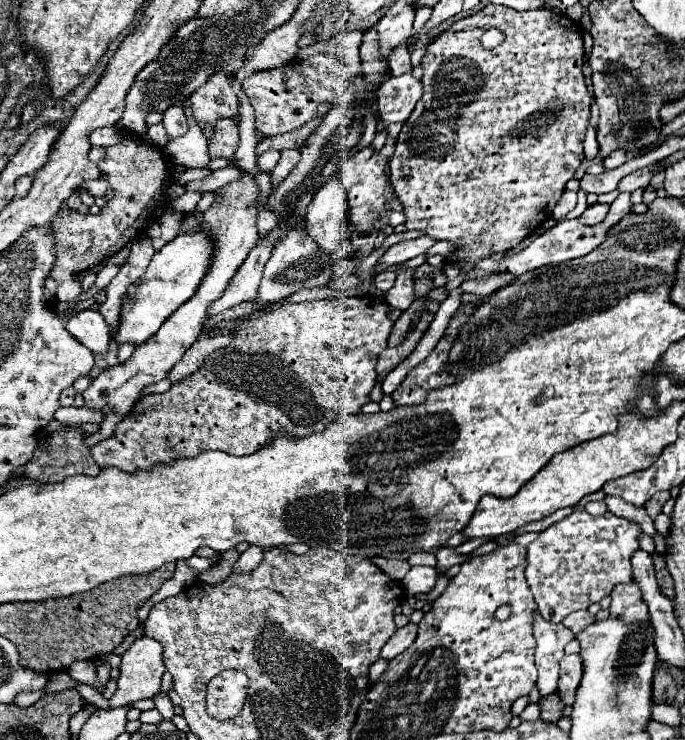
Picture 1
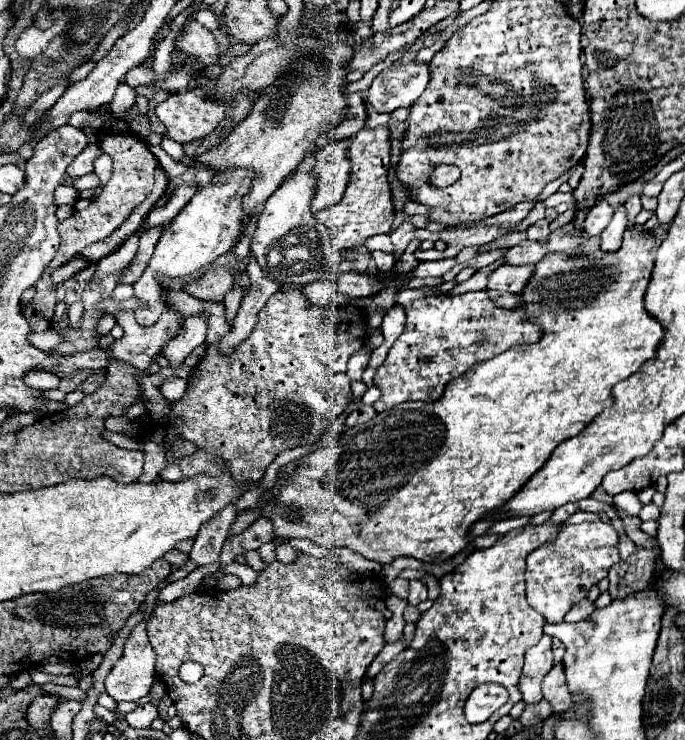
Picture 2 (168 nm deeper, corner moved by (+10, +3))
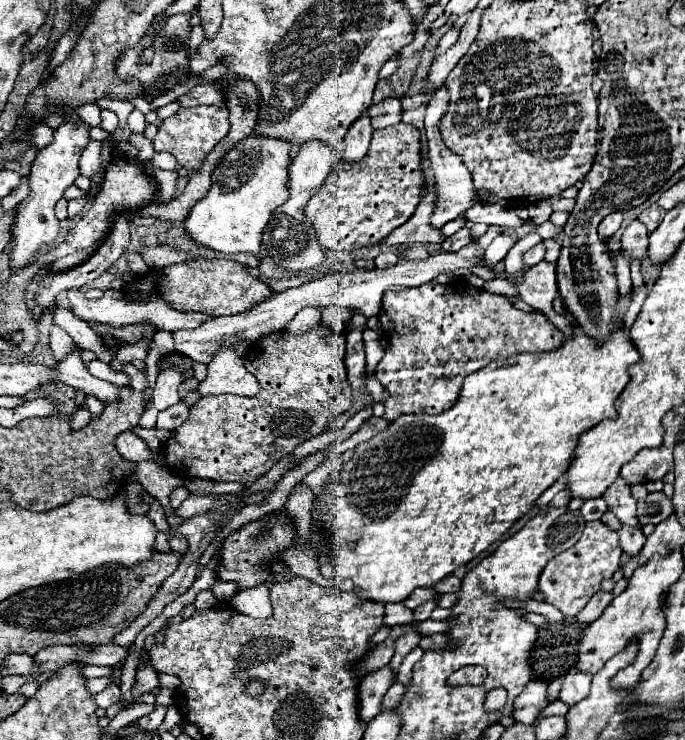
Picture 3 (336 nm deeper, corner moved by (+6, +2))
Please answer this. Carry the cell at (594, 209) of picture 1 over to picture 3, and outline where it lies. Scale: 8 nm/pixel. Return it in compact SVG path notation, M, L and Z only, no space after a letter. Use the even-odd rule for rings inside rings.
M612 212L612 214L608 214L608 216L600 222L598 234L600 234L600 238L610 238L610 236L616 234L616 230L618 230L620 226L622 226L622 214L620 214L620 212Z

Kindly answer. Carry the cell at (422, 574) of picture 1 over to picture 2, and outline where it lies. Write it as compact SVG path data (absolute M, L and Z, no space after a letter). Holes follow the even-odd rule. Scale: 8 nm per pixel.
M410 581L410 595L408 595L408 603L410 605L418 605L420 601L426 601L428 593L426 593L426 585L422 581Z

